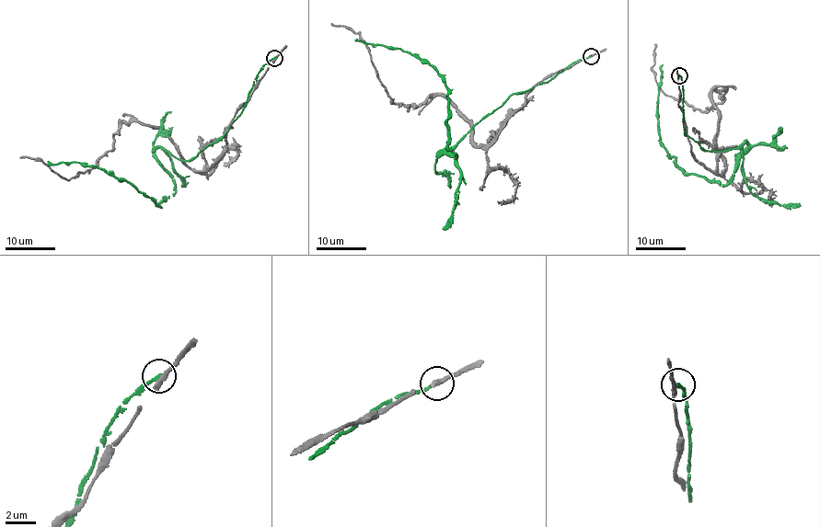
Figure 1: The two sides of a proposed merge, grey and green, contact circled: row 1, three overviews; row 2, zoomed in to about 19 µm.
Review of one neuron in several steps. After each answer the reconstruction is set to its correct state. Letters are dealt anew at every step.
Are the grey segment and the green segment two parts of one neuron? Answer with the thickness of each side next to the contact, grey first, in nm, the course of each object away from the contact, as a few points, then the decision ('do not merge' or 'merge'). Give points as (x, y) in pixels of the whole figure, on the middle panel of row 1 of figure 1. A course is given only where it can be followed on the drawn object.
calibres 400 and 190 nm; course grey (591, 55), (537, 84), (478, 145), (444, 97), (414, 108), (390, 98), (359, 33), (331, 24); course green (591, 55), (512, 95), (440, 152), (450, 157), (442, 77), (401, 49), (355, 39); do not merge

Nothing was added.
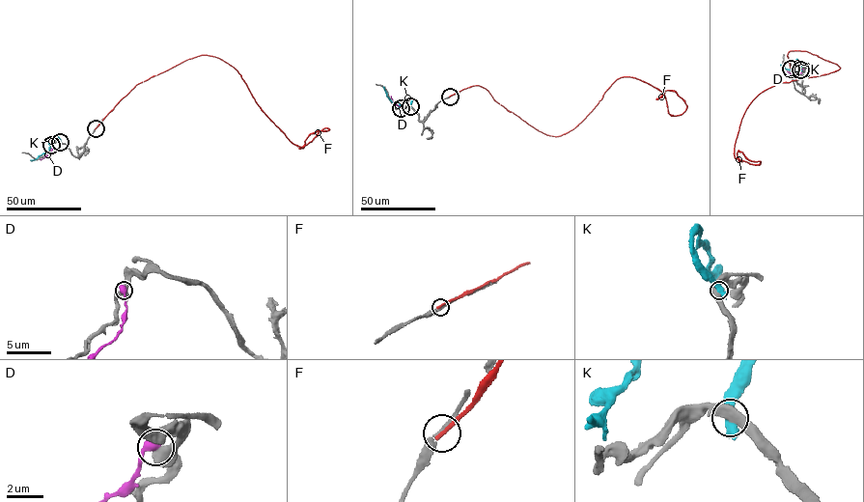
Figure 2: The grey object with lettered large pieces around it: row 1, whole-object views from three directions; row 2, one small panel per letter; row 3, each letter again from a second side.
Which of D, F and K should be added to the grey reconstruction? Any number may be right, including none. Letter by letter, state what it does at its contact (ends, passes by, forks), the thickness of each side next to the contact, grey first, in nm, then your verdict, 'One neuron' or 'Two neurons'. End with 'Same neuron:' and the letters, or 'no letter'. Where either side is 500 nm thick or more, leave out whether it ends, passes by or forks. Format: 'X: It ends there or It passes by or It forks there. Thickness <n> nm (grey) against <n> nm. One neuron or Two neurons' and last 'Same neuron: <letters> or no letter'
D: Thickness 400 nm (grey) against 550 nm. Two neurons
F: It ends there. Thickness 200 nm (grey) against 220 nm. Two neurons
K: Thickness 440 nm (grey) against 650 nm. Two neurons
Same neuron: no letter

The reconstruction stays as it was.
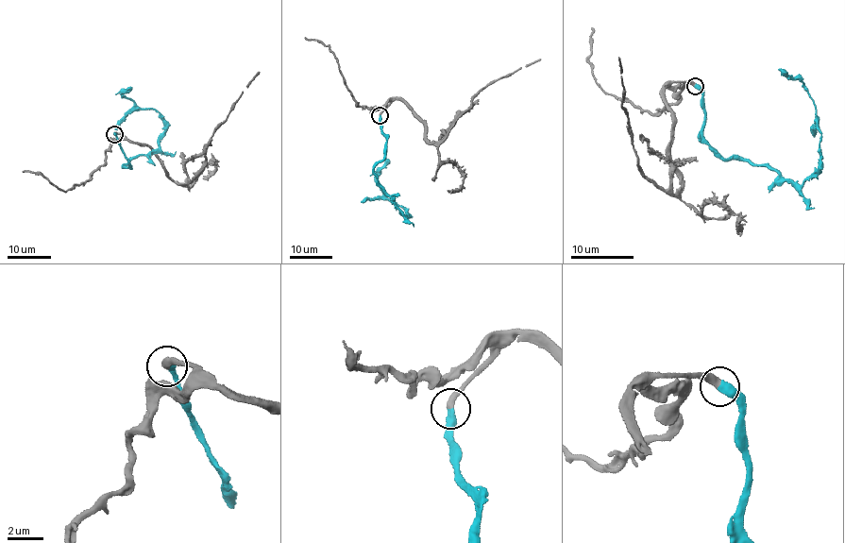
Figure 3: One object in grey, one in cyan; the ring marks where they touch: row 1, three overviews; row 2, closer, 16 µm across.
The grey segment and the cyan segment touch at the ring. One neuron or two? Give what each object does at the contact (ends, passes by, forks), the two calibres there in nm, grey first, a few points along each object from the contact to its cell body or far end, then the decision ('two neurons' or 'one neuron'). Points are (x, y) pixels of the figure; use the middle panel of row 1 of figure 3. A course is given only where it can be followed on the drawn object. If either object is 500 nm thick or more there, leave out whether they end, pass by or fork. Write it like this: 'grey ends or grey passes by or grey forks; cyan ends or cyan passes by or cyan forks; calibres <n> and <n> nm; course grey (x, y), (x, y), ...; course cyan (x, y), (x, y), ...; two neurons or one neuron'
grey ends; cyan ends; calibres 400 and 460 nm; course grey (380, 116), (388, 104), (401, 100), (424, 127), (428, 139), (440, 143), (486, 84), (539, 59); course cyan (380, 116), (386, 142), (374, 174), (377, 184), (407, 214), (407, 210), (389, 202), (376, 179), (388, 159); one neuron

